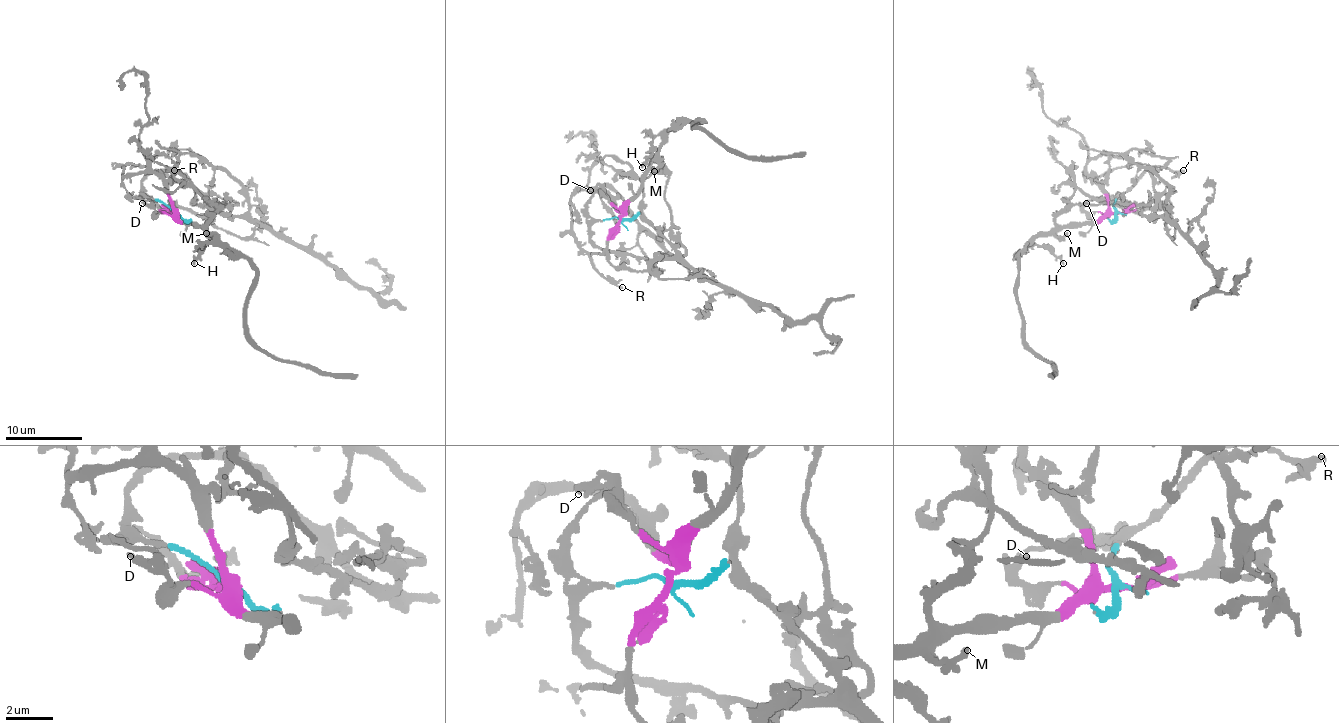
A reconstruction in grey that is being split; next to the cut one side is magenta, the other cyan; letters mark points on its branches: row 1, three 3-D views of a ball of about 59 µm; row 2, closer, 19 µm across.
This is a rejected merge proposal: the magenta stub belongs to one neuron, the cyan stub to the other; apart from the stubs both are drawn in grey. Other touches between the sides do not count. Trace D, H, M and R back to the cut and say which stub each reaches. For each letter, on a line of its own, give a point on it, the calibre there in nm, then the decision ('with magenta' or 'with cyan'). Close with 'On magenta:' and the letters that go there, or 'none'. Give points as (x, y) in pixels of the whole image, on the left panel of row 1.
D: at (142, 203); 300 nm thick; with magenta
H: at (194, 263); 280 nm thick; with magenta
M: at (206, 233); 260 nm thick; with magenta
R: at (174, 170); 160 nm thick; with magenta
On magenta: D, H, M, R

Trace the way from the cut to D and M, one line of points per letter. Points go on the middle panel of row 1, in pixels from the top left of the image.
D: (621, 220), (619, 210), (601, 187), (590, 191)
M: (621, 220), (623, 208), (653, 160), (657, 164), (653, 172)

